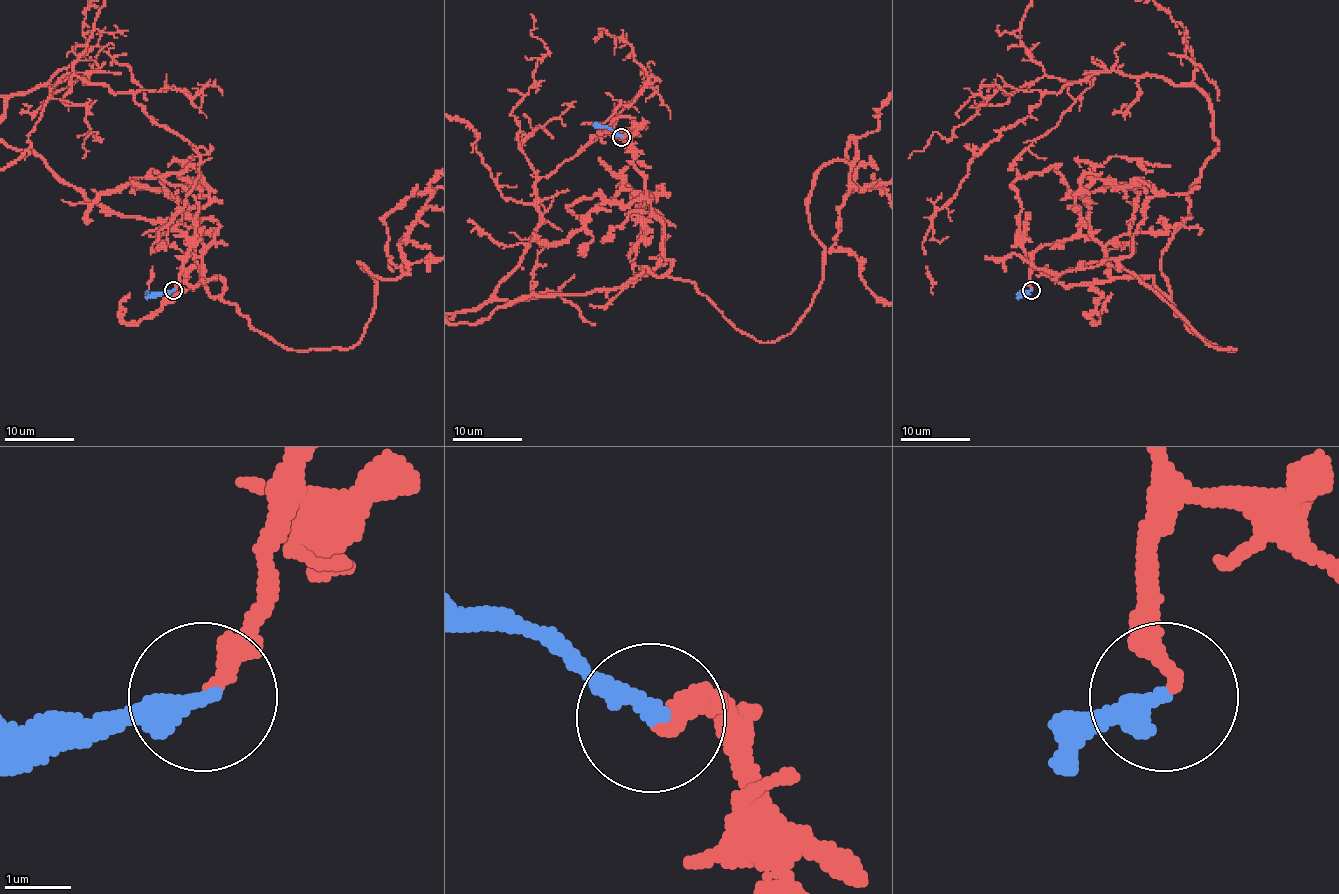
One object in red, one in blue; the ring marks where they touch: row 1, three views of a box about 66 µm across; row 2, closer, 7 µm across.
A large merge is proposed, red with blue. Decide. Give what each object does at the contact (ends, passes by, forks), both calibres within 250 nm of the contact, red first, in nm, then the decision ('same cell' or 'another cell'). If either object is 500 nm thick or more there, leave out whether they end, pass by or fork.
red ends; blue ends; calibres 280 and 320 nm; same cell

